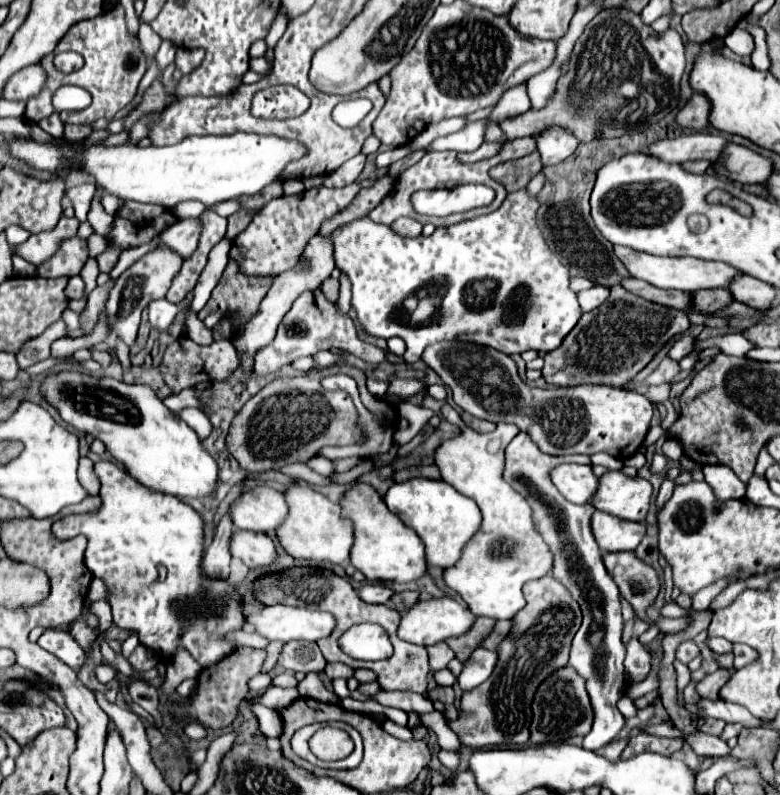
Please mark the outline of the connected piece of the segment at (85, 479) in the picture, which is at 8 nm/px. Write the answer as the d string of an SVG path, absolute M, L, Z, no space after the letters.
M81 458L79 460L79 482L81 486L87 490L87 494L99 494L99 478L93 472L93 464L89 458Z

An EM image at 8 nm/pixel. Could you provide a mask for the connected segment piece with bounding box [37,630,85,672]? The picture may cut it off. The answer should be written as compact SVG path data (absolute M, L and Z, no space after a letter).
M47 630L37 644L41 648L45 648L49 654L57 656L61 662L65 662L69 668L73 668L75 672L79 672L85 664L85 652L83 648L77 644L77 640L63 630Z

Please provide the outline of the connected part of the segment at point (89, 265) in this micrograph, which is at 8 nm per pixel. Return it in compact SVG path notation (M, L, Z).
M89 258L87 262L85 262L85 266L83 266L83 270L81 270L81 278L85 280L85 284L87 284L87 294L97 286L95 284L95 278L99 276L99 268L97 268L97 260L95 258Z

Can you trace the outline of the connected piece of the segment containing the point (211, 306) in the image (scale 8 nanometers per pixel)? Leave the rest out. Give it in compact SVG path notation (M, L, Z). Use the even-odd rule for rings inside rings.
M229 258L229 264L219 284L215 286L209 302L201 312L203 316L213 312L225 312L223 316L233 316L233 312L237 312L237 316L241 316L241 324L245 324L245 320L249 320L253 312L257 312L259 302L265 298L267 290L271 288L271 280L273 278L255 280L243 276L243 272L239 272L237 268L237 262Z

